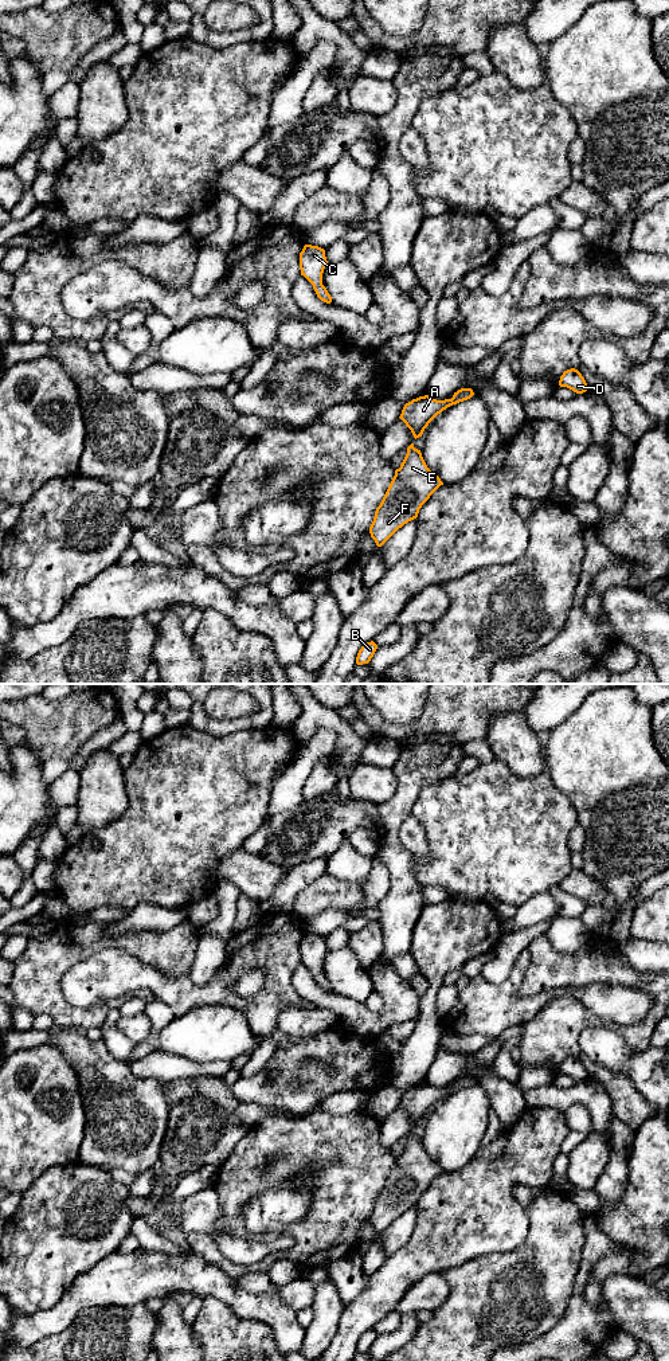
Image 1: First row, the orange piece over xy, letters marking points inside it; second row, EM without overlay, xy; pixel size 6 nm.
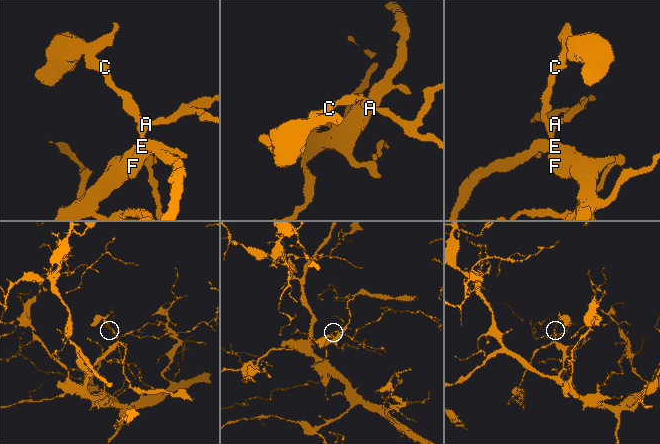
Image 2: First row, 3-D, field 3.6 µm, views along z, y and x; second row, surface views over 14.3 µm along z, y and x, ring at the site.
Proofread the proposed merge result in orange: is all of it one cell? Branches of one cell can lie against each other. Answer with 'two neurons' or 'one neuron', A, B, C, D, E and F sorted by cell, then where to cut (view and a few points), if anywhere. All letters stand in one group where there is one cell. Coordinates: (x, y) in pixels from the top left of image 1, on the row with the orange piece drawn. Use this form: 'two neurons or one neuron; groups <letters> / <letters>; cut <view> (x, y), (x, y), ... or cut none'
one neuron; groups A B C D E F; cut none

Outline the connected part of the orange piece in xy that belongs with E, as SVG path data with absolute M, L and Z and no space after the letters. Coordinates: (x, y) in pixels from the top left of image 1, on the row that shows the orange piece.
M411 443L369 527L376 545L382 547L399 528L416 519L422 505L441 485L441 478L427 468L420 450Z

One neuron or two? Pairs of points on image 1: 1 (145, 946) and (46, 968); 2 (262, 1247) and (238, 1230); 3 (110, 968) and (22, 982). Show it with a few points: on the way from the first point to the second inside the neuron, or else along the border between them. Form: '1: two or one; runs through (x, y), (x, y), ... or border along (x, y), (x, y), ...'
1: one; runs through (121, 942), (92, 942), (82, 951), (70, 951)
2: two; border along (215, 1225), (223, 1227), (245, 1239)
3: two; border along (87, 957), (63, 976), (62, 994), (70, 1005)

